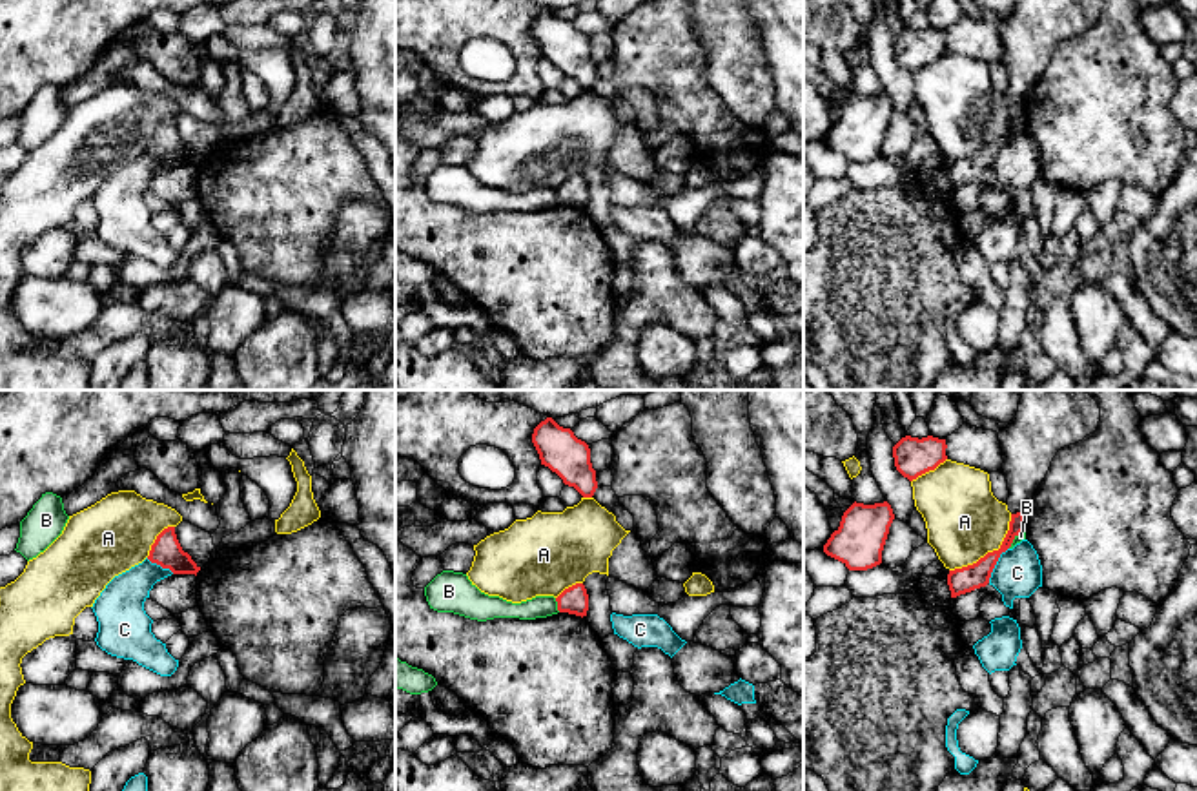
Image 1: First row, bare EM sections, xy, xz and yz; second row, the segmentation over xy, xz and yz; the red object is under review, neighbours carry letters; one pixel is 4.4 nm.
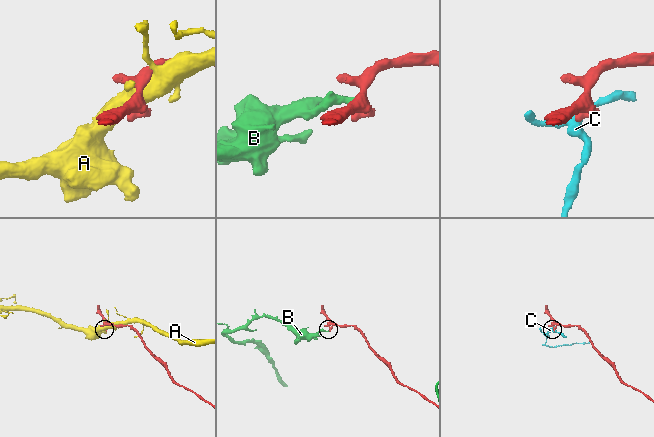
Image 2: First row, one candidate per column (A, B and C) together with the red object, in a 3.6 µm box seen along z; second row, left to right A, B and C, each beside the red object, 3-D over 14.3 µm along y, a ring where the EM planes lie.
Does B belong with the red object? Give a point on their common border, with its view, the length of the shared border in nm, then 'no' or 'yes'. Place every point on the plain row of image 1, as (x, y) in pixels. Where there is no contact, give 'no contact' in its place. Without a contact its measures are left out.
meets red in xz at (558, 197); contact 70 nm long; no

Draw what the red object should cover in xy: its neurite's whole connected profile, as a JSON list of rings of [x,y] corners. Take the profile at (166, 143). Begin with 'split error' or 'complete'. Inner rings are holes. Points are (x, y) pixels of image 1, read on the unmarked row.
complete; [[[168,118],[157,128],[148,151],[160,157],[162,160],[169,160],[173,166],[197,168],[197,164],[200,162],[191,148],[182,142],[175,126],[175,118]]]

